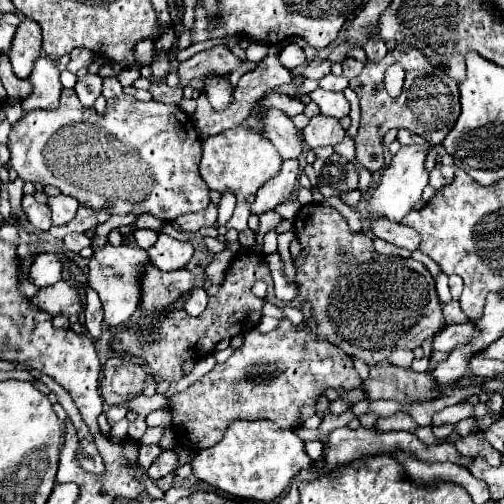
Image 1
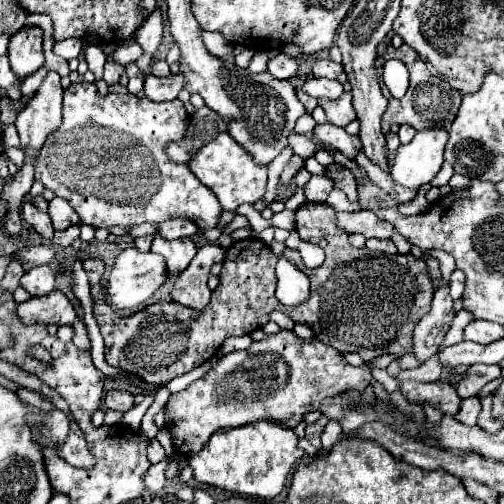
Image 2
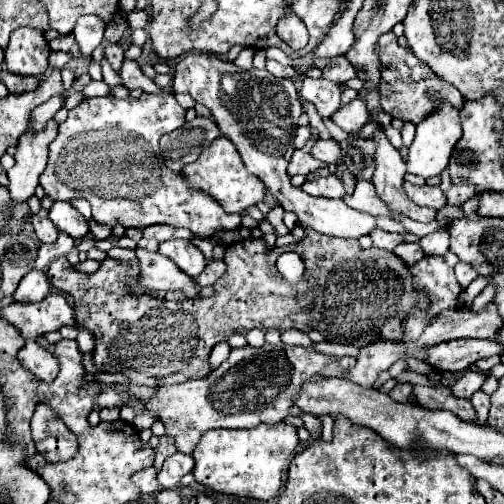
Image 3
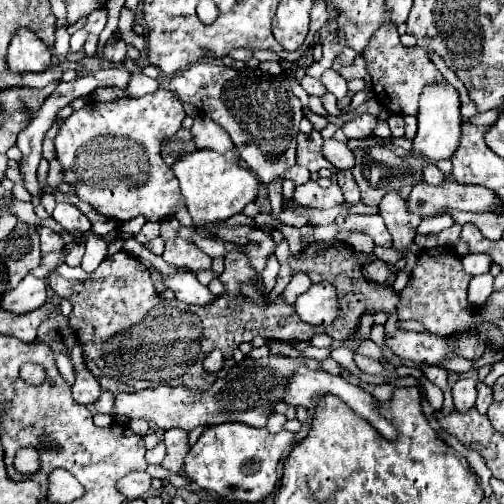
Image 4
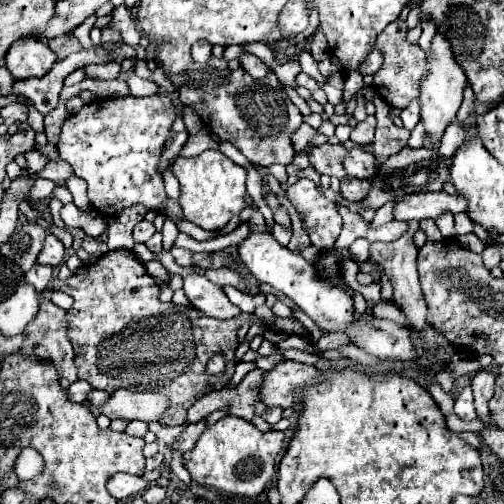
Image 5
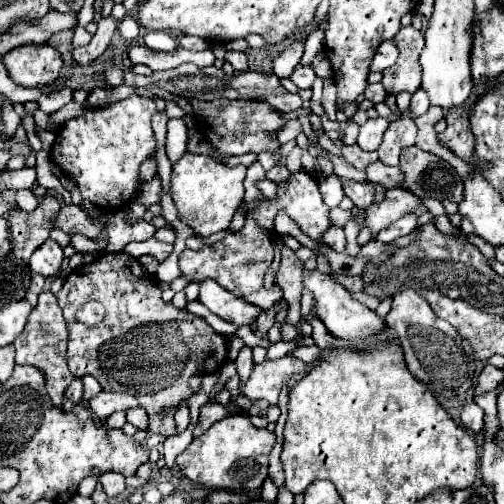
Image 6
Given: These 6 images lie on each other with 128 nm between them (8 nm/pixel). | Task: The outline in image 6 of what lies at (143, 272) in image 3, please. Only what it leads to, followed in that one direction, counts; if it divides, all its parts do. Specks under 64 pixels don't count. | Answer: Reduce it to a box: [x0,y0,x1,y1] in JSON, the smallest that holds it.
[198,280,260,326]

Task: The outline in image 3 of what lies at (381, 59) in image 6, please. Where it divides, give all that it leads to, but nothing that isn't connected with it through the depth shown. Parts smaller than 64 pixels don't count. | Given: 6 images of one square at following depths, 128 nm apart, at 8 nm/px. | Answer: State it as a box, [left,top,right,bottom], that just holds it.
[322,56,356,84]

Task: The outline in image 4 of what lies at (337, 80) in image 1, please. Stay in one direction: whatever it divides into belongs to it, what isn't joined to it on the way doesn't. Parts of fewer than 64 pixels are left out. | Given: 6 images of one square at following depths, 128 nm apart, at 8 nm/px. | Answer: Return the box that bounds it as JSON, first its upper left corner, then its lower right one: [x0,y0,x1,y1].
[300,76,328,98]

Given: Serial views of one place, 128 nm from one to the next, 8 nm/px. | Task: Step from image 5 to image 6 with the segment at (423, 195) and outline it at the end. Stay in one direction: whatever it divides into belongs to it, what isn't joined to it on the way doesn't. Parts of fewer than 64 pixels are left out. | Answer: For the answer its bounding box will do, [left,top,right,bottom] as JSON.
[366,188,422,236]

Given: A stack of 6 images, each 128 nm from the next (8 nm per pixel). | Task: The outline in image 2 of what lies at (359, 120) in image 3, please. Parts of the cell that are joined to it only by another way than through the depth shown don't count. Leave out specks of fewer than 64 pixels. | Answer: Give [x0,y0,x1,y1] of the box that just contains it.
[318,92,356,126]

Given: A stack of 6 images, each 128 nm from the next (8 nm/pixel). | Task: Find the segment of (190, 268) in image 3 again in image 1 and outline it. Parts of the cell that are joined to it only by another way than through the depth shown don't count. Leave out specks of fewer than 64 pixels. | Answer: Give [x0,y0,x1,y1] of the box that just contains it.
[148,234,194,272]

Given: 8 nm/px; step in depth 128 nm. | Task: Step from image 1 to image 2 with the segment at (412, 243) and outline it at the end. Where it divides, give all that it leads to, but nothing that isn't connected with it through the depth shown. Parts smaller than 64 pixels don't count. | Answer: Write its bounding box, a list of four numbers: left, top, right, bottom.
[336,210,396,238]

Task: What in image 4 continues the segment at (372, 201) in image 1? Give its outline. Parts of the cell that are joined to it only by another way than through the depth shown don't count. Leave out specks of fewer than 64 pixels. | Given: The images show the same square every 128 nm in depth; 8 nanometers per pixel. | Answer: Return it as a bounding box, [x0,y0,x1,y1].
[412,84,460,164]

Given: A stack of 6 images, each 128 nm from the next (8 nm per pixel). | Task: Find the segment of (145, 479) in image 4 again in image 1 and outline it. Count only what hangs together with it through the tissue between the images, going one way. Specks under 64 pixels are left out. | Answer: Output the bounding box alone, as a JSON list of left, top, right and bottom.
[148,450,178,482]

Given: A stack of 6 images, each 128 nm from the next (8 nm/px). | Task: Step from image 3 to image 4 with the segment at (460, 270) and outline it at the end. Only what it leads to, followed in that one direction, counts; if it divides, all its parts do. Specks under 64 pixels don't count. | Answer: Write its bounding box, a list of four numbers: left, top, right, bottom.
[462,254,492,276]

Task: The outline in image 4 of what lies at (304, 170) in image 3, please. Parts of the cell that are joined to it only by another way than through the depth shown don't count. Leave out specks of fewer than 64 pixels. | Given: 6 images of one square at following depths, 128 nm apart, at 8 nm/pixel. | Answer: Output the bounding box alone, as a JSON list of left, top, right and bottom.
[296,132,334,172]

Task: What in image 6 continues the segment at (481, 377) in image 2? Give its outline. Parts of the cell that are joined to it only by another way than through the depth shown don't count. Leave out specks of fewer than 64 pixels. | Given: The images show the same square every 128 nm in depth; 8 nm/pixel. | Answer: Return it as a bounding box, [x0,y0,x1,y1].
[460,400,484,432]

